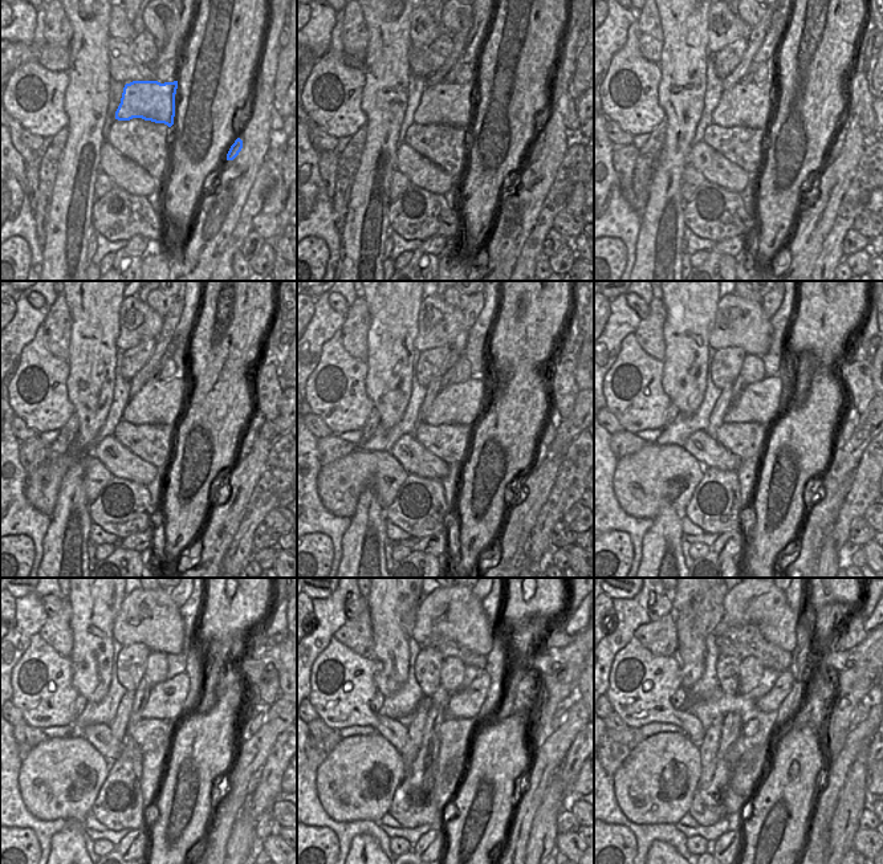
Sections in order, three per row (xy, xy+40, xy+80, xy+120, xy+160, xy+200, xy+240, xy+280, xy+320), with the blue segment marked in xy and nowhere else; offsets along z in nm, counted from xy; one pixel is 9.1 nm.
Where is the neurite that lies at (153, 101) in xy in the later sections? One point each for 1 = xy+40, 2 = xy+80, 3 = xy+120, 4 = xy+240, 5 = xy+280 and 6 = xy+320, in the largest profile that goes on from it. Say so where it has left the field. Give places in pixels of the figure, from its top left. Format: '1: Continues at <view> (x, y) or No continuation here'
1: Continues at xy+40 (451, 104)
2: Continues at xy+80 (752, 105)
3: Continues at xy+120 (163, 402)
4: Continues at xy+240 (166, 701)
5: Continues at xy+280 (464, 704)
6: Continues at xy+320 (782, 685).

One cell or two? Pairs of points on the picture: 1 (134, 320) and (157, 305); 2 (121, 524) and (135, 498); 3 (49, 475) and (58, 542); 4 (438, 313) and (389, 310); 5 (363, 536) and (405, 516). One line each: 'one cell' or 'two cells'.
1: two cells
2: one cell
3: two cells
4: two cells
5: two cells

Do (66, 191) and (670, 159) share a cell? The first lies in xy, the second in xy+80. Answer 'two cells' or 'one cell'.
one cell

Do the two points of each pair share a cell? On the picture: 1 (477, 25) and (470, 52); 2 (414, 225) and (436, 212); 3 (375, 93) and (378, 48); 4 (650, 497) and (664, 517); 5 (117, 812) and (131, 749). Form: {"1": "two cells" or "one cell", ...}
{"1": "one cell", "2": "one cell", "3": "one cell", "4": "two cells", "5": "one cell"}

